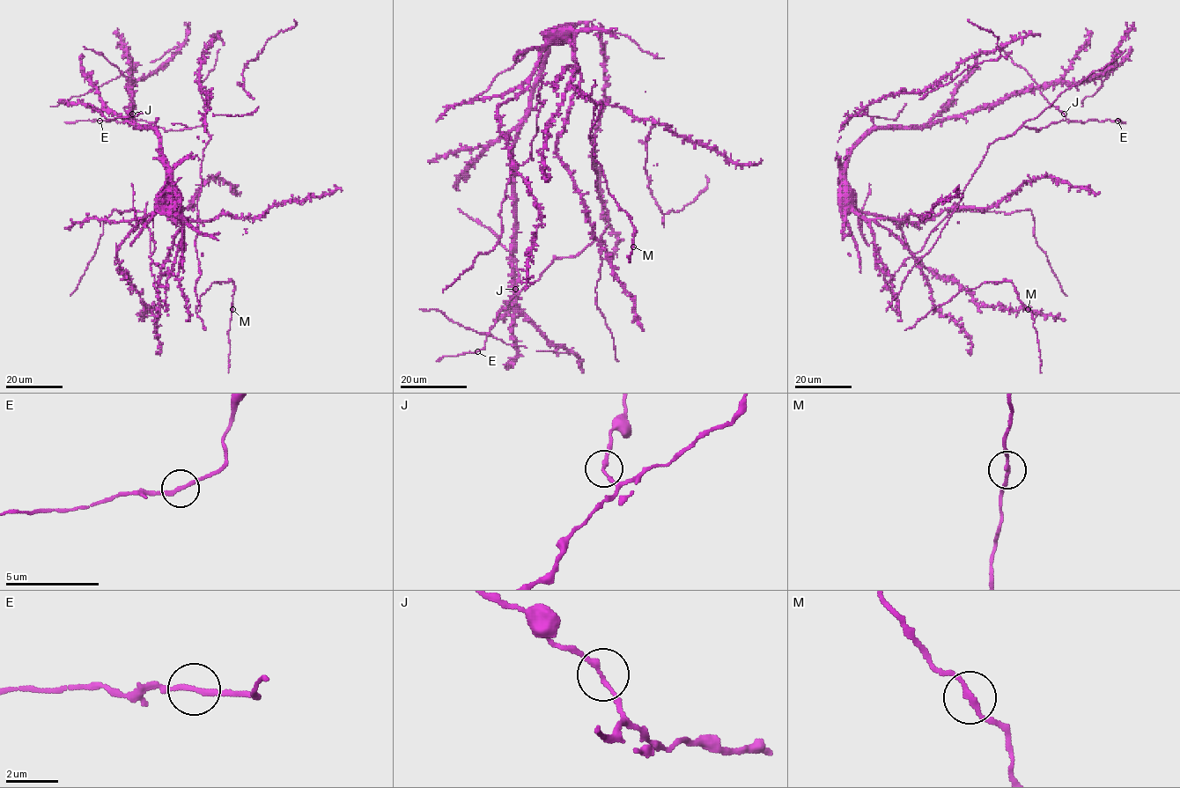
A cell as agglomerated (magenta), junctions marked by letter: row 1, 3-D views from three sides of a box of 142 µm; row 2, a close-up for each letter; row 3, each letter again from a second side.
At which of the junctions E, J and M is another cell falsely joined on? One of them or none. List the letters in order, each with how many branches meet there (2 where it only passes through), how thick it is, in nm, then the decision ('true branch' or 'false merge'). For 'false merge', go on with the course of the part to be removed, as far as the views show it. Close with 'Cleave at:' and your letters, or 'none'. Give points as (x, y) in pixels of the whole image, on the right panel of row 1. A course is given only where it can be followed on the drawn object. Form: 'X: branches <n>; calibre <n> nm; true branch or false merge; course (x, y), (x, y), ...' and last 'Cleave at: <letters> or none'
E: branches 2; calibre 190 nm; true branch
J: branches 2; calibre 180 nm; true branch
M: branches 2; calibre 190 nm; true branch
Cleave at: none

